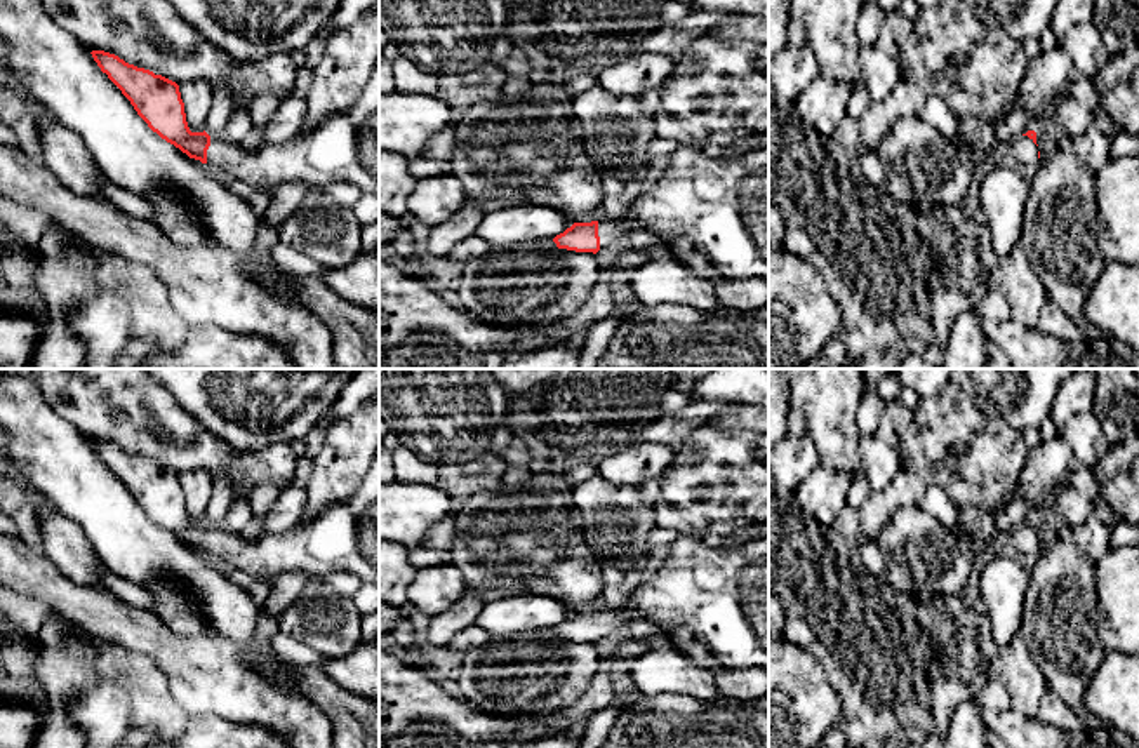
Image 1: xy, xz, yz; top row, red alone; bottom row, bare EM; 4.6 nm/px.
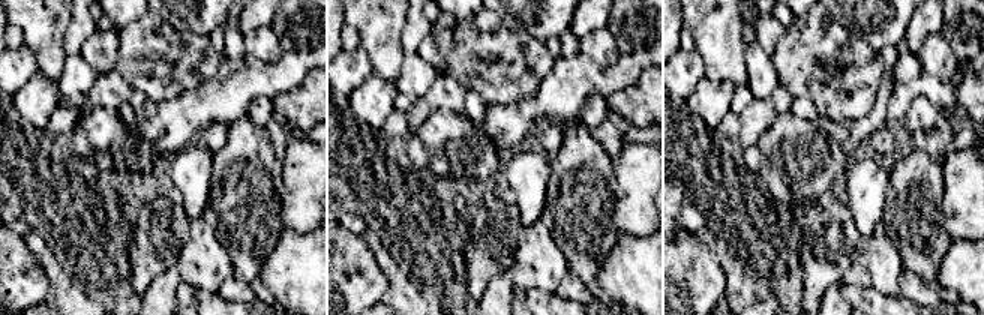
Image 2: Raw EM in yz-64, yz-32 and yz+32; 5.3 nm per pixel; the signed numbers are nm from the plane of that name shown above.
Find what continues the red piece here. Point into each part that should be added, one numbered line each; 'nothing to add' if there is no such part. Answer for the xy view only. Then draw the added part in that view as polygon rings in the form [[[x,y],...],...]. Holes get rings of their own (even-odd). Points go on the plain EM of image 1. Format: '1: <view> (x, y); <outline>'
1: xy (345, 538); [[[379,451],[363,484],[346,503],[330,506],[313,522],[264,532],[254,541],[210,525],[207,555],[259,581],[283,572],[327,576],[344,571],[379,586]]]

